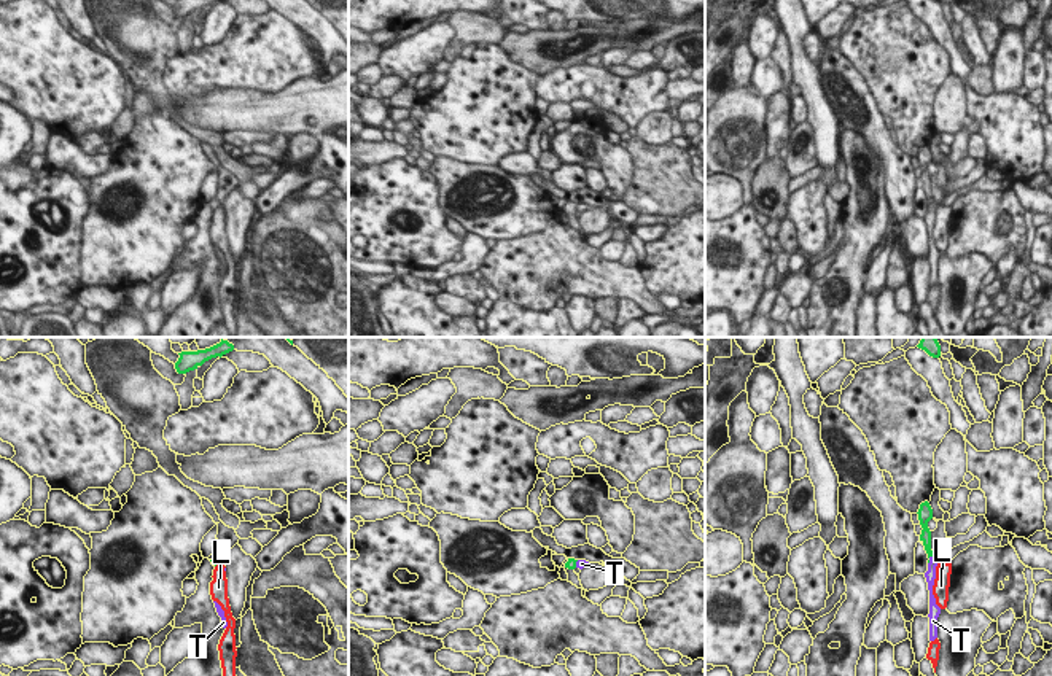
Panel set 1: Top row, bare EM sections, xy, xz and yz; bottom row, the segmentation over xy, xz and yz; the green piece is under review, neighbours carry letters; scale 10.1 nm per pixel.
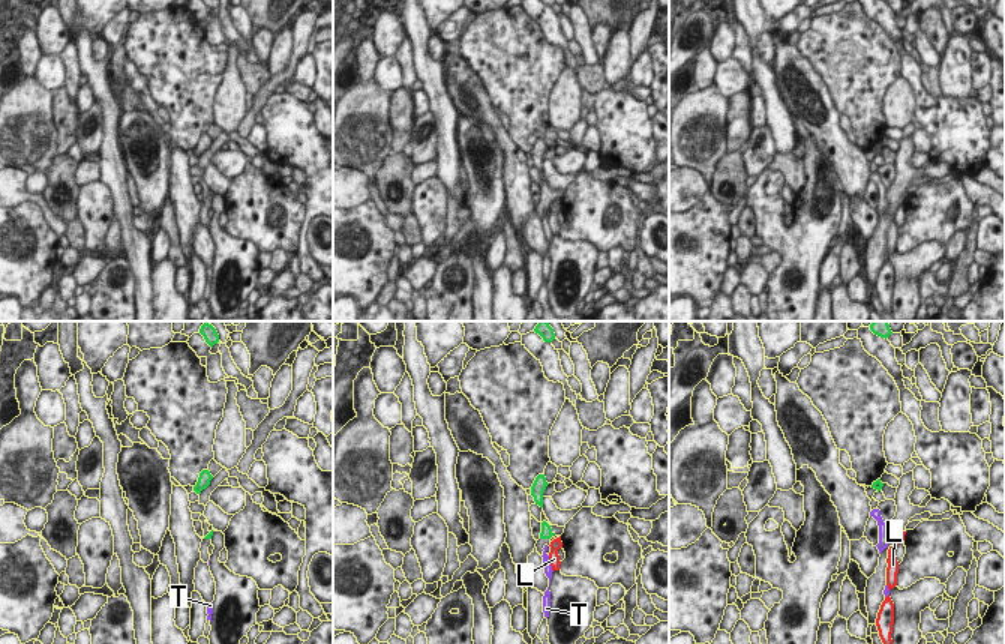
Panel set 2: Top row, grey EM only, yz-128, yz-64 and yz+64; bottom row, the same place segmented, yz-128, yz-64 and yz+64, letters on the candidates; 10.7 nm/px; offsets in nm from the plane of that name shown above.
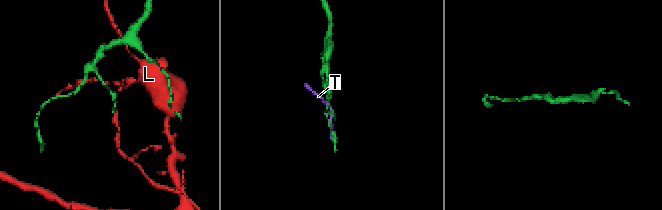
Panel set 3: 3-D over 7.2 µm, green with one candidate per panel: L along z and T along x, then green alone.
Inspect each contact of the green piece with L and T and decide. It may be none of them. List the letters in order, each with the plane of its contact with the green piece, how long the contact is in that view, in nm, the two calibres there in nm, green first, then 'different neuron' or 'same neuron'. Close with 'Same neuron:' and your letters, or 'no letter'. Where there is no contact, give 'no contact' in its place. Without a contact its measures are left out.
L: contact in xy; length 80 nm; calibres 50 and 190 nm; different neuron
T: contact in yz; length 70 nm; calibres 120 and 120 nm; different neuron
Same neuron: no letter

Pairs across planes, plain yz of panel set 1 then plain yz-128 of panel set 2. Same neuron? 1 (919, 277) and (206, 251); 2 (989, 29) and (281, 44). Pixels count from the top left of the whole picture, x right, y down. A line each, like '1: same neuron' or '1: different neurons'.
1: different neurons
2: different neurons

